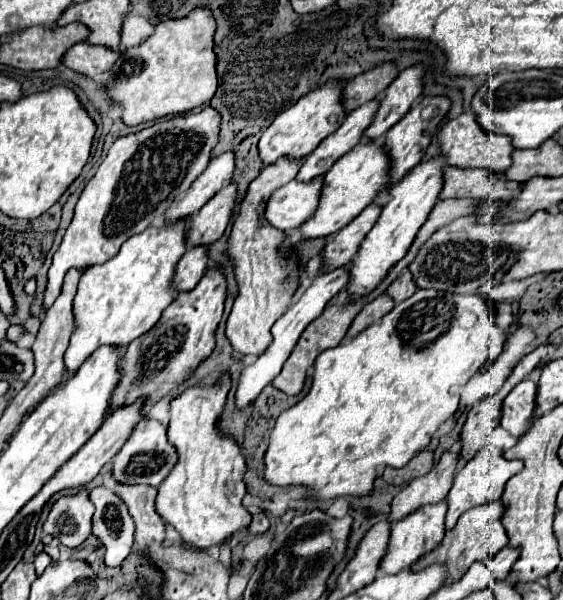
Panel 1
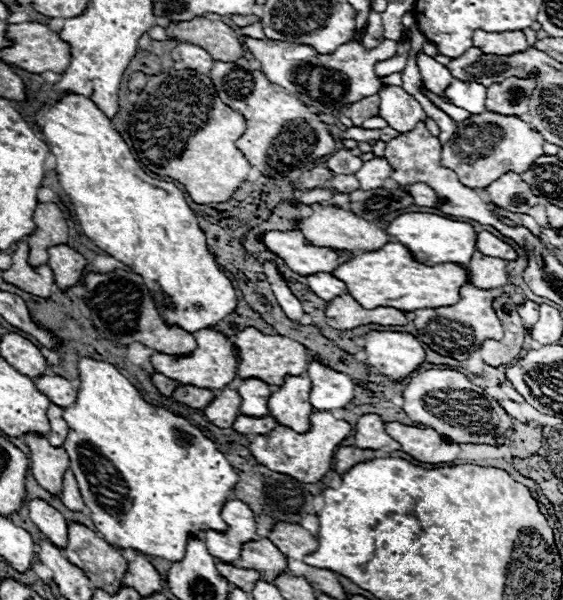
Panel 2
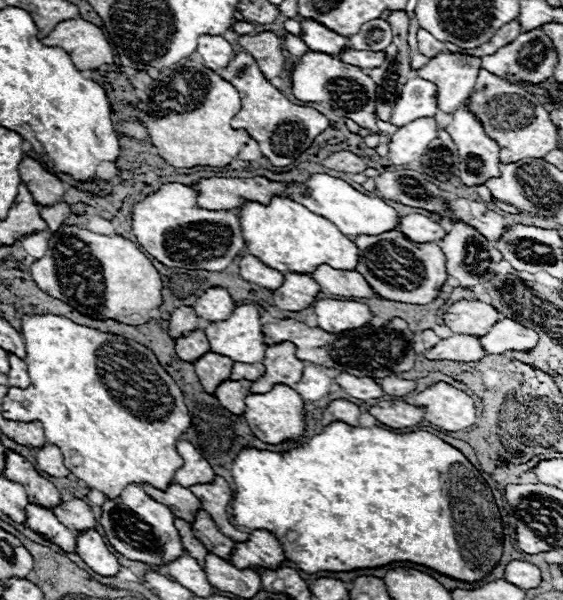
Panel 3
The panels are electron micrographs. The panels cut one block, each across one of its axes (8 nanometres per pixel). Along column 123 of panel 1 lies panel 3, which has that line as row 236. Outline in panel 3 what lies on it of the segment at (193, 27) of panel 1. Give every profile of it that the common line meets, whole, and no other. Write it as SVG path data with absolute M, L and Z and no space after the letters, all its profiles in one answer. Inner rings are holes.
M64 224L56 236L50 236L44 258L40 258L32 264L32 278L38 284L38 288L42 292L46 292L48 296L64 300L74 310L84 312L84 316L90 316L96 320L110 318L110 320L116 320L122 324L140 326L140 324L150 322L154 310L158 310L164 302L162 278L160 278L158 270L152 266L152 262L140 252L140 248L134 242L130 242L122 236L96 234L86 228L78 228L78 226Z

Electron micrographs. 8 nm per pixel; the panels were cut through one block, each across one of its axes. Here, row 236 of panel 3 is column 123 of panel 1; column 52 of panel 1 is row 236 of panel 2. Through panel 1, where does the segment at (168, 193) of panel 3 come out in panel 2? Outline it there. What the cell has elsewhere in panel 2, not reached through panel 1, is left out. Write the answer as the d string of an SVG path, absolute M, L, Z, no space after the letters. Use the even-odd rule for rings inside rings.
M270 230L260 236L260 242L298 276L308 276L314 272L332 272L338 260L346 260L346 256L352 256L352 252L348 250L312 246L304 242L304 236L296 230Z

